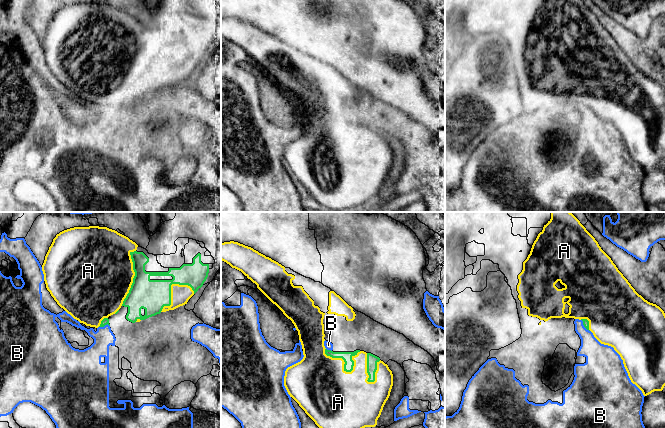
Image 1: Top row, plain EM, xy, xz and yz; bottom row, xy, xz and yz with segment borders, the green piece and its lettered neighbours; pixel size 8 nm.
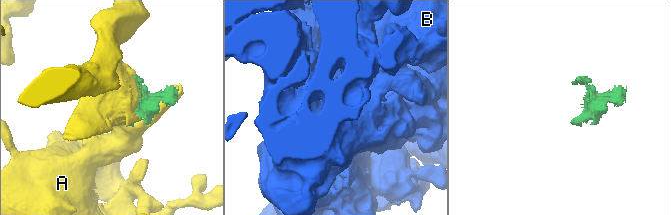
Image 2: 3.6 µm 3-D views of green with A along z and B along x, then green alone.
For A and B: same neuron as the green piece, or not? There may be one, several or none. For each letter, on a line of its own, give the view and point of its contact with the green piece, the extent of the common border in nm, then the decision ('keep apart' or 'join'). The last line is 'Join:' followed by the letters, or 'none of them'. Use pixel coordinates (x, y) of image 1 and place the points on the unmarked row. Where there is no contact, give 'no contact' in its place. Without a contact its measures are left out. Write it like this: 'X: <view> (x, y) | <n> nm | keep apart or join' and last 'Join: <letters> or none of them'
A: xz (344, 144) | 300 nm | join
B: xy (104, 101) | 90 nm | keep apart
Join: A

